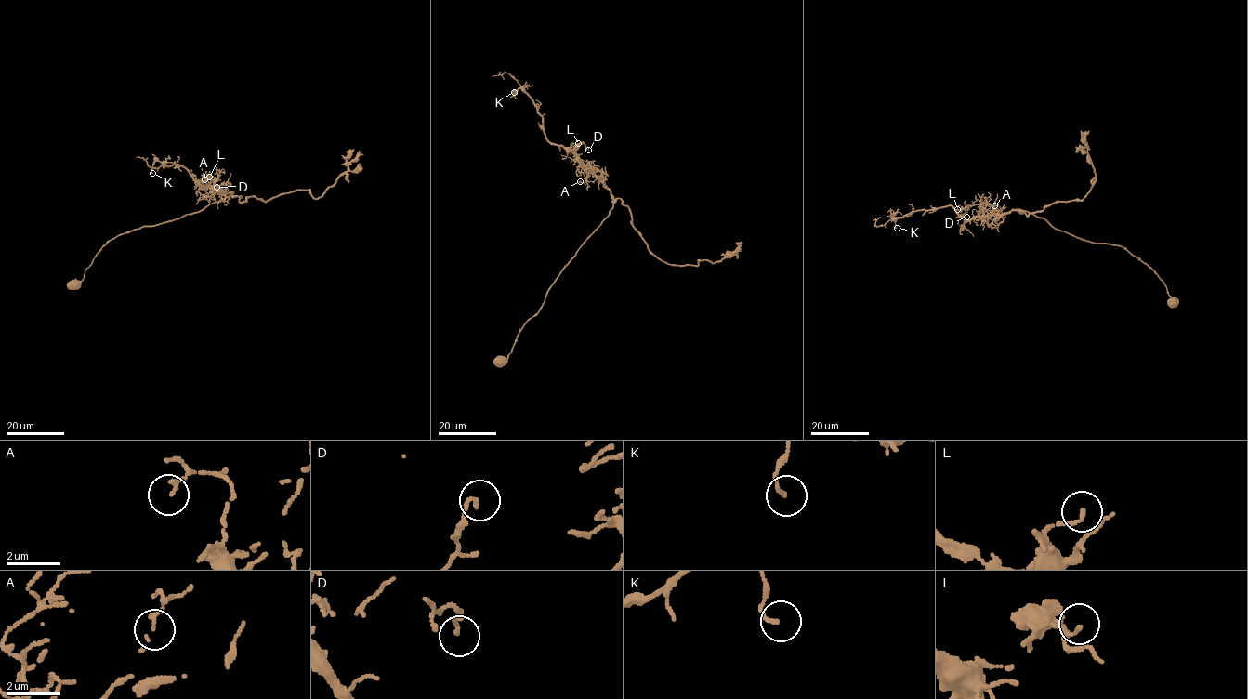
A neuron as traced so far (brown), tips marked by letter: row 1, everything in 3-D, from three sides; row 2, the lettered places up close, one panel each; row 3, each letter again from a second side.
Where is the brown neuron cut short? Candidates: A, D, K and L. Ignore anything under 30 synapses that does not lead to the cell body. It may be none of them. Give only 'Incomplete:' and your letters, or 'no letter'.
Incomplete: no letter

